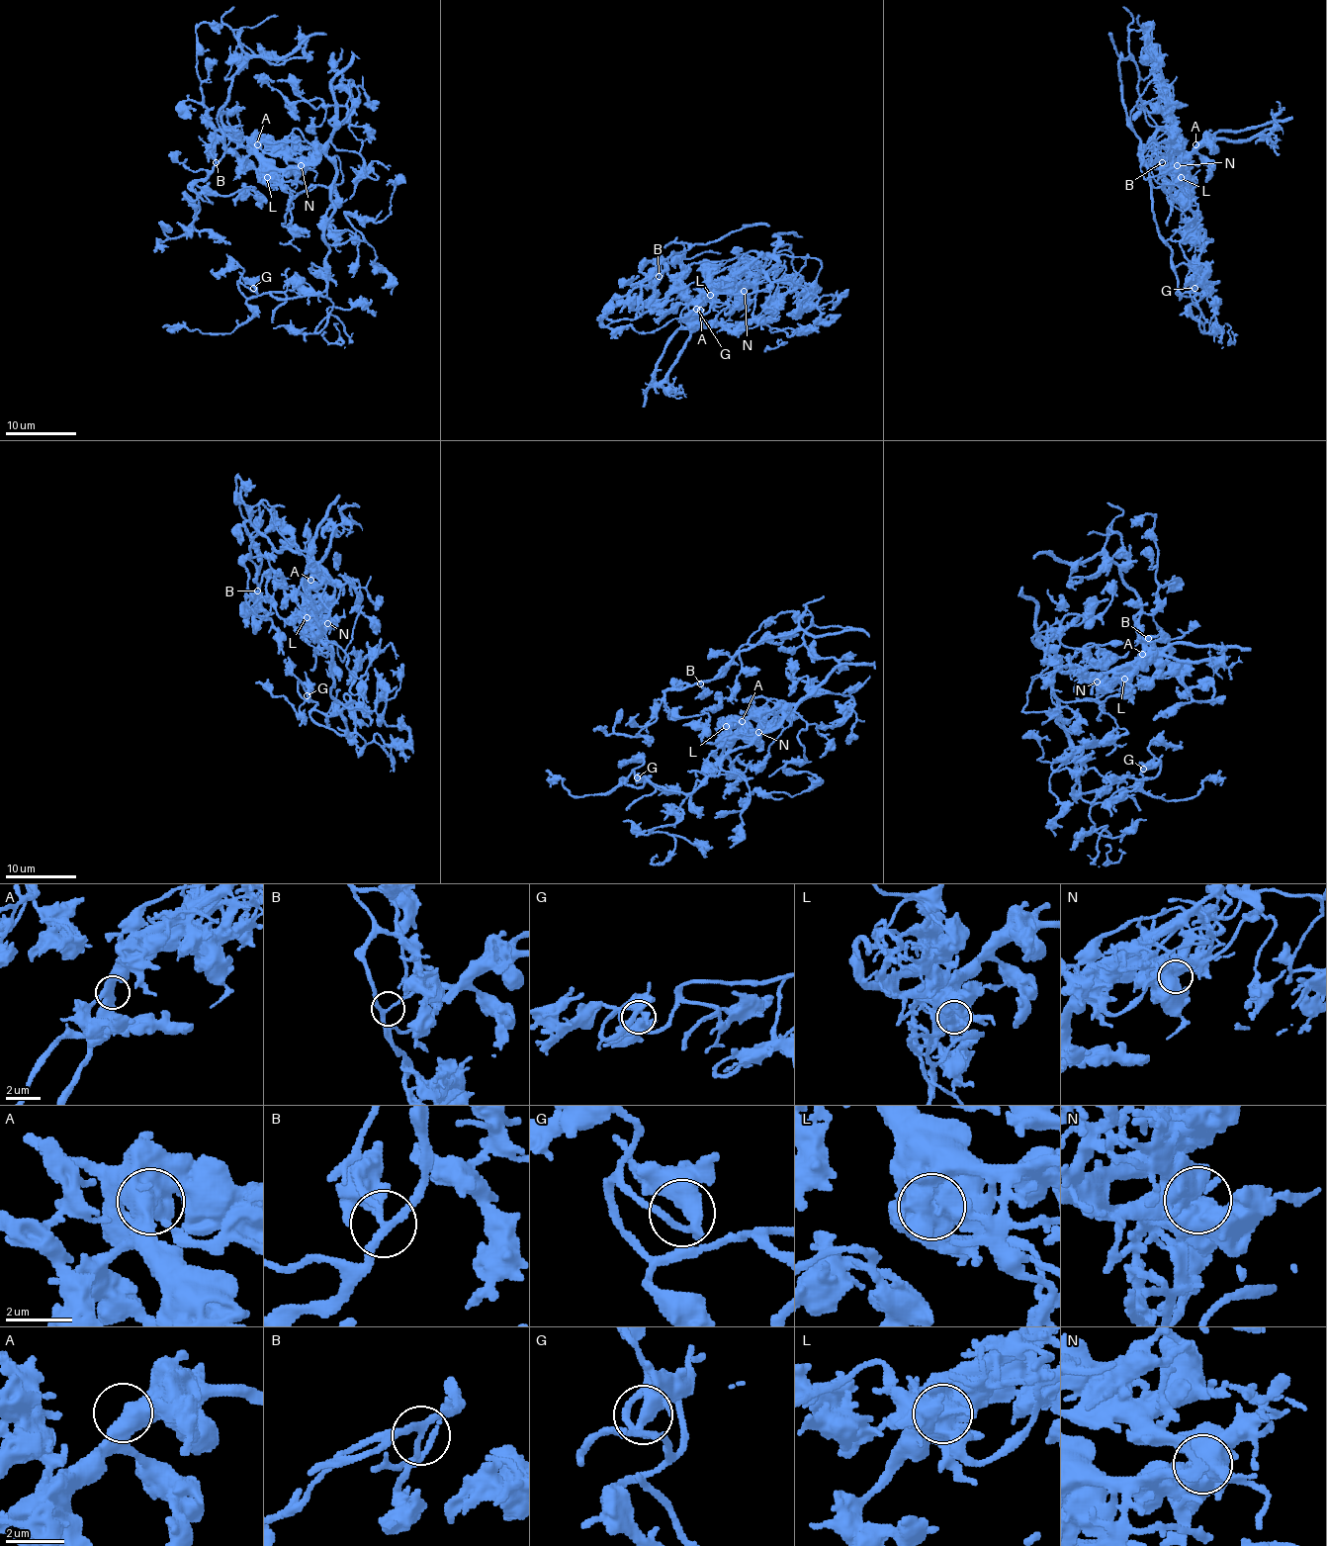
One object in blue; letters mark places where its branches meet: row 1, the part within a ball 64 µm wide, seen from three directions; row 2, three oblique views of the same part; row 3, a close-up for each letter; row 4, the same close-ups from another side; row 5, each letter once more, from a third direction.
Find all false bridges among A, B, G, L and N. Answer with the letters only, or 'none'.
L

